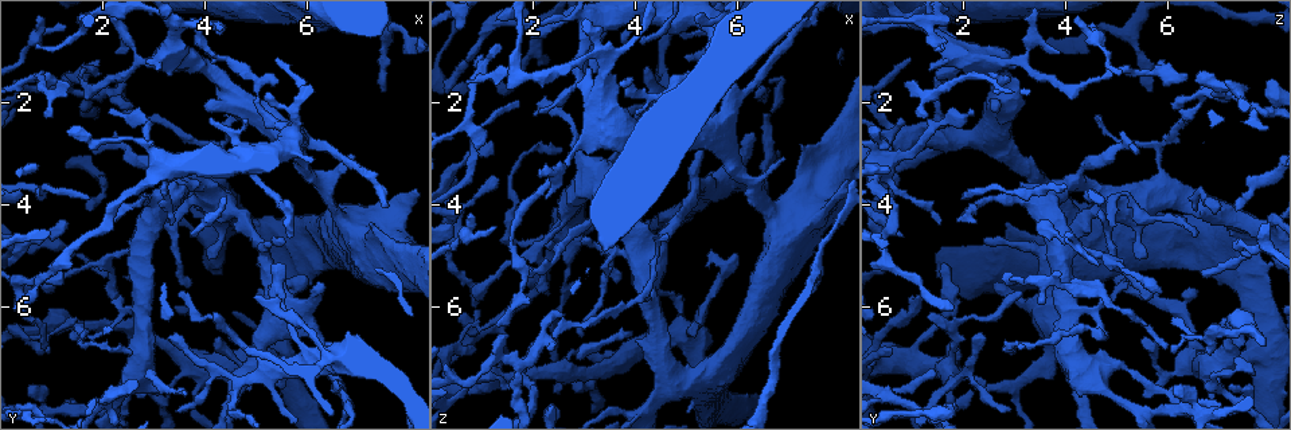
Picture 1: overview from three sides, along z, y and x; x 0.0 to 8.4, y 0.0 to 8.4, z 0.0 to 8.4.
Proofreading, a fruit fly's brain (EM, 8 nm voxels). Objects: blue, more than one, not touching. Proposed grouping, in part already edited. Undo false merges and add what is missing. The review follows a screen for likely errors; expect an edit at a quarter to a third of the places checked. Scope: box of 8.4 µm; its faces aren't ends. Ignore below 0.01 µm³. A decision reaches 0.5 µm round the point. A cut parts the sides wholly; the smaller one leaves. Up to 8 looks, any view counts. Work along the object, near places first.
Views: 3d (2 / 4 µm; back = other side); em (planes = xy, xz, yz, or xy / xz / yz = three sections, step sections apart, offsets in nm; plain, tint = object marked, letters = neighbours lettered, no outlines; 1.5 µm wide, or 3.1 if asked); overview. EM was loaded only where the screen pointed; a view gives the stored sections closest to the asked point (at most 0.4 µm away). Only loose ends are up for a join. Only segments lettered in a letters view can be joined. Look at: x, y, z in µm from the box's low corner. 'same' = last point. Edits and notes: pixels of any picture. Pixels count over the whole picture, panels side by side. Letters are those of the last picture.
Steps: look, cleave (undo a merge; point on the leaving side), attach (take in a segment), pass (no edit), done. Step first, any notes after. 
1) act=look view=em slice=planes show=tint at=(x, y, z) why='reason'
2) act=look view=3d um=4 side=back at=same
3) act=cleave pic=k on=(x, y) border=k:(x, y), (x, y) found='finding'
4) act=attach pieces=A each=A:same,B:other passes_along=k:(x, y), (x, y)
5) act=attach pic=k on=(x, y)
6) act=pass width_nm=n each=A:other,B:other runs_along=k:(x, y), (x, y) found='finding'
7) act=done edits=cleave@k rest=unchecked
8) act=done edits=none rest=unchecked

act=look view=3d um=2 at=(5.55, 4.65, 2.45) why='free end'

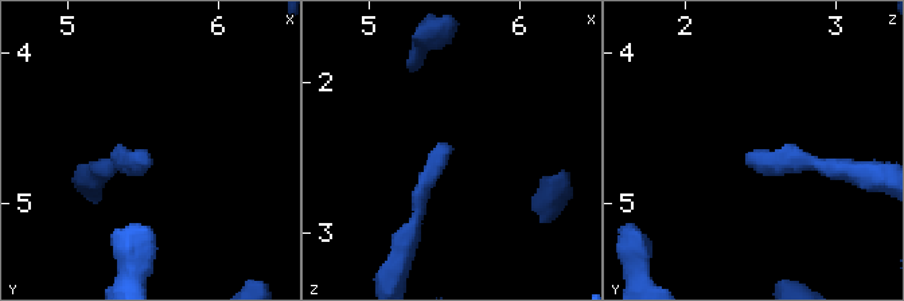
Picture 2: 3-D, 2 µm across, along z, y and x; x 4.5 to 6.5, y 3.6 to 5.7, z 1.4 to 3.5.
act=look view=em slice=xy step=8 show=letters at=(5.56, 4.68, 2.42) why='need the tissue'

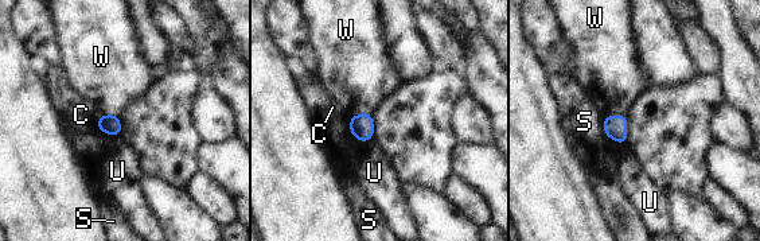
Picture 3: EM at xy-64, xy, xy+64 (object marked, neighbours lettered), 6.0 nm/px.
act=look view=em slice=planes show=letters at=same why='cut it another way'

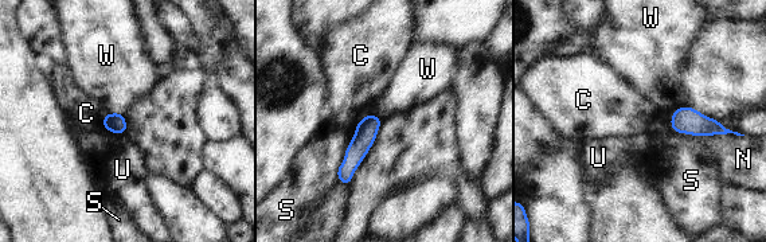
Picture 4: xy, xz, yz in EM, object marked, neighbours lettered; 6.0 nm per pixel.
act=pass width_nm=120 each=C:other,N:other,S:other,U:other,W:other found='none of them fits'

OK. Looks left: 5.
act=look view=3d um=2 side=back at=(1.35, 1.45, 6.30) why='branch stops here'

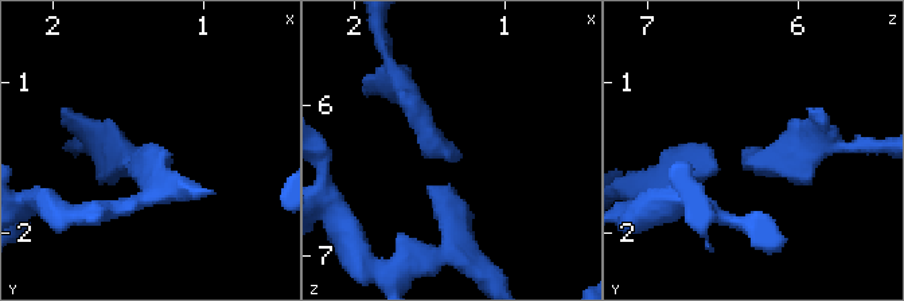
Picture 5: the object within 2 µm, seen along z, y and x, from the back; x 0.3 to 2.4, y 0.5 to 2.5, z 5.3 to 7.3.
act=look view=em slice=planes show=letters at=(1.34, 1.48, 6.36) why='shape alone is not enough'

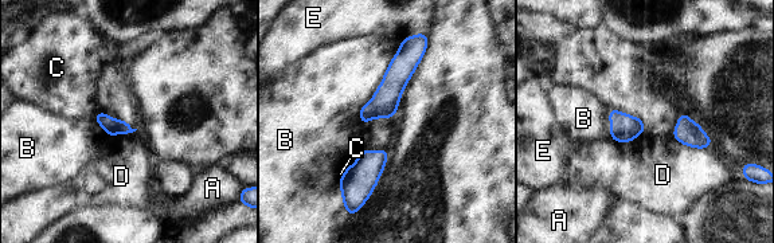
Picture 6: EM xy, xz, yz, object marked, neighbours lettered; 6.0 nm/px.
act=pass width_nm=100 each=A:other,B:other,C:other,D:other,E:other found='none of them fits'

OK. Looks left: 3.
act=look view=3d um=4 at=(2.15, 5.35, 6.70) why='tapers out'

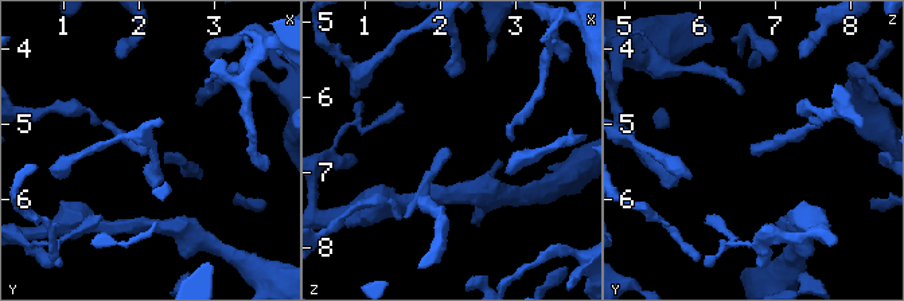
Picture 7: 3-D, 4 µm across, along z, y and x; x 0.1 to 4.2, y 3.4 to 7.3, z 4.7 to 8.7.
act=look view=em slice=yz step=8 show=letters at=(2.05, 5.30, 6.65)

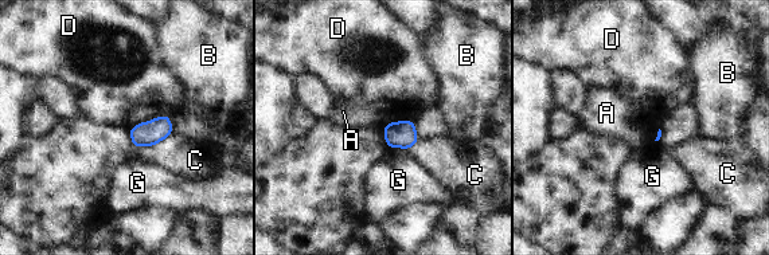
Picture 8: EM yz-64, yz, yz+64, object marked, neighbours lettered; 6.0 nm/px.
act=look view=em slice=planes show=letters at=same why='another direction'

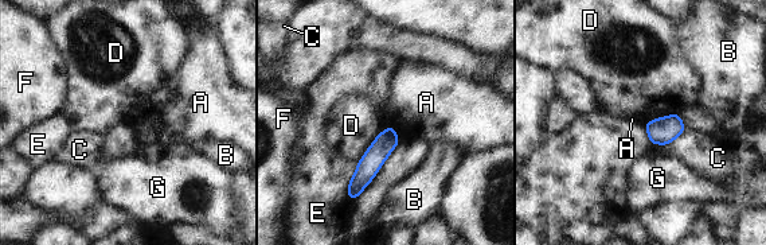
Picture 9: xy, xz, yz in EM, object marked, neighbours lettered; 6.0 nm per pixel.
act=pass width_nm=120 each=A:other,B:other,C:other,D:other,E:other,F:other,G:other border=9:(389, 125), (376, 136), (356, 166) found='no lettered segment goes on from it'

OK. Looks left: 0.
act=done edits=none rest=unchecked

